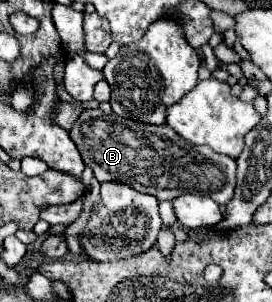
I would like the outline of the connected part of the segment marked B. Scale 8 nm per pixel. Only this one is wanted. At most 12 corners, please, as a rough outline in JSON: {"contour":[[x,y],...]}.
{"contour":[[83,110],[71,138],[99,182],[225,206],[235,160],[169,126]]}

